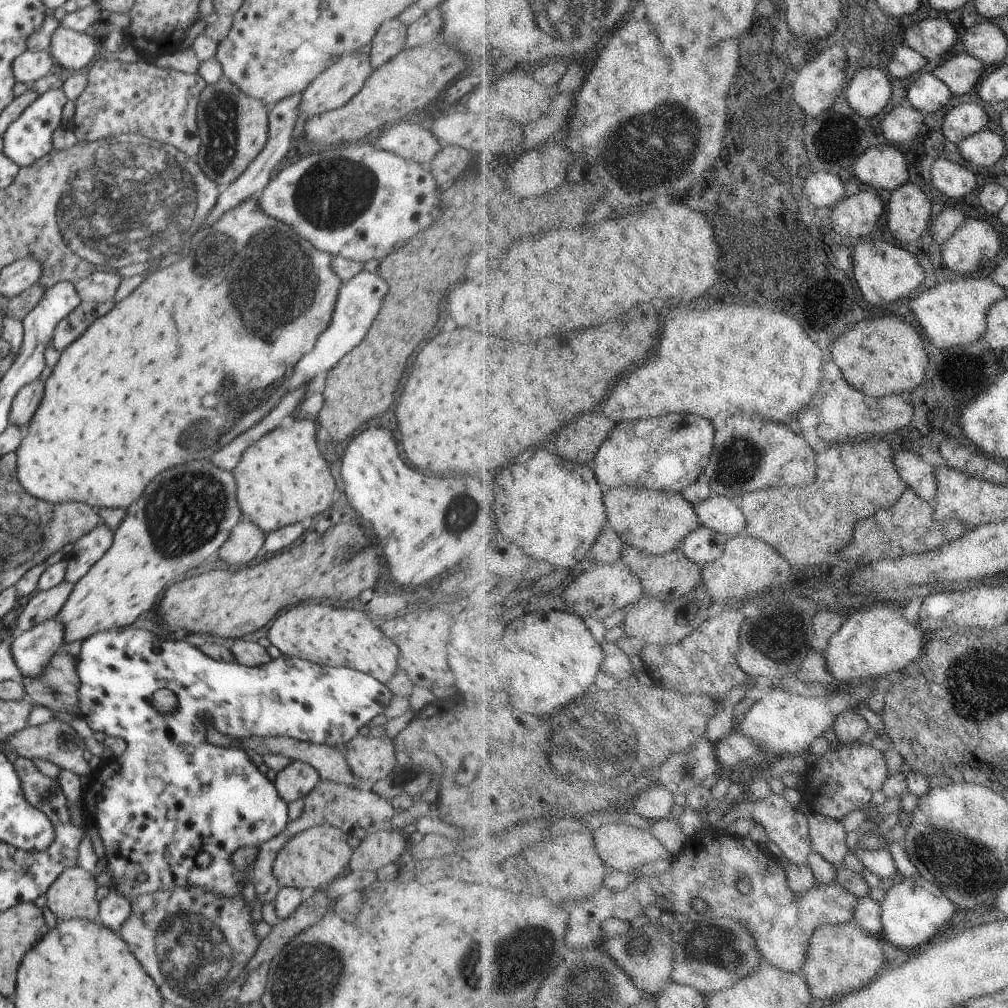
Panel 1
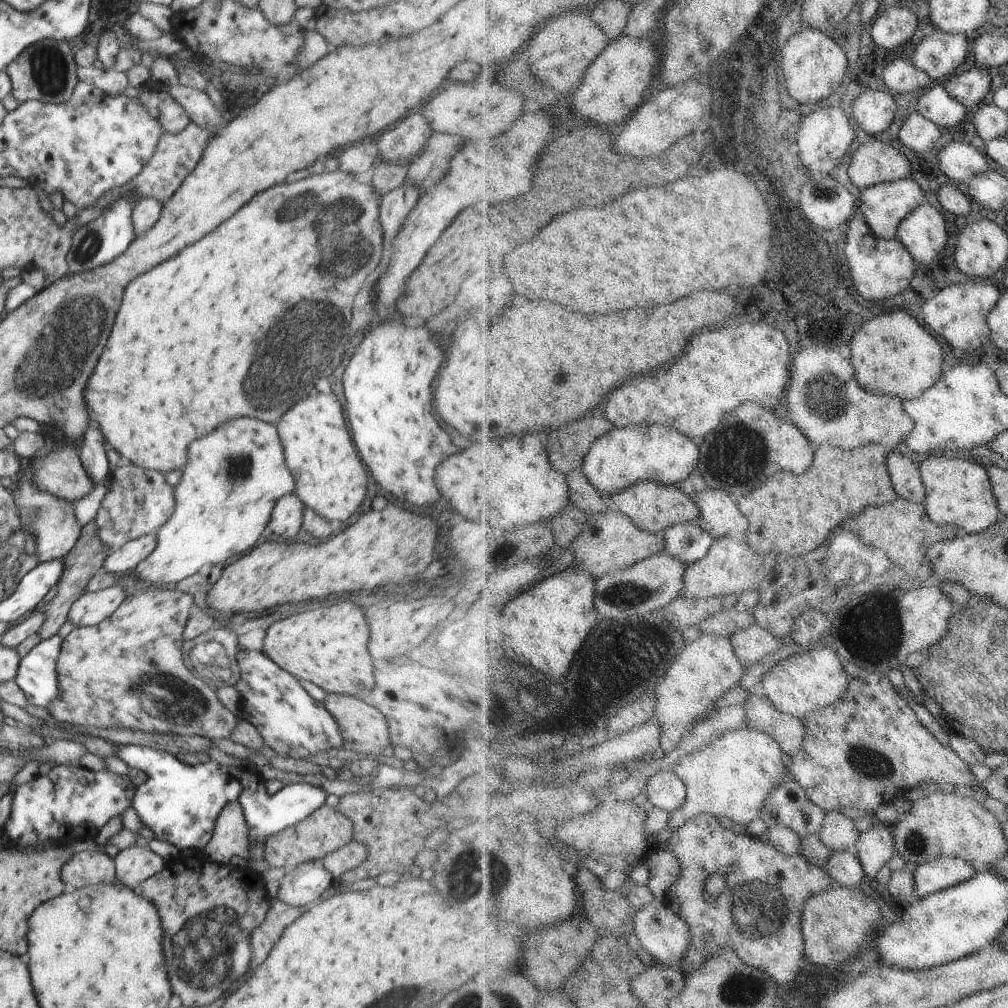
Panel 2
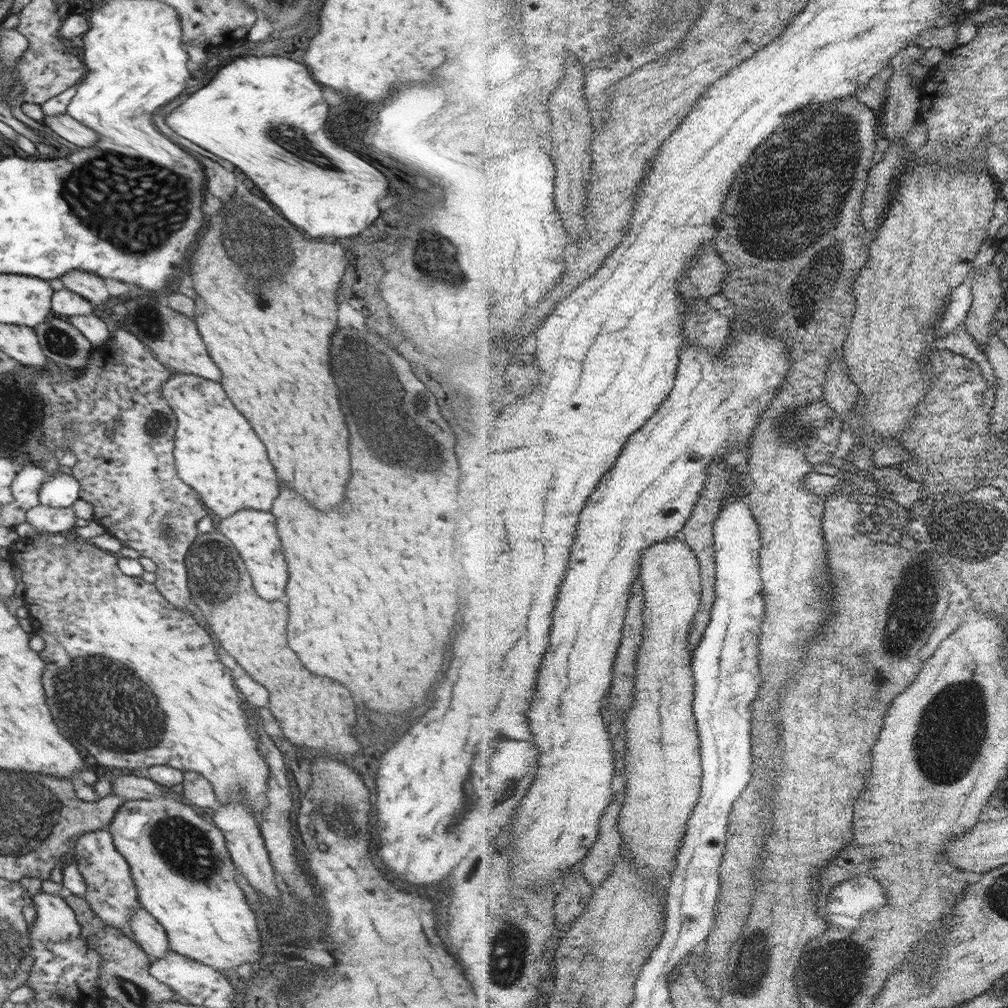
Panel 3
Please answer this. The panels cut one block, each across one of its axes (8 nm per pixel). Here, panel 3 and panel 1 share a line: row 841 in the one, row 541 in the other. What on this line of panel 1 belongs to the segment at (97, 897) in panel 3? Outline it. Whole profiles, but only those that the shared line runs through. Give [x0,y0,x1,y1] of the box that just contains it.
[66,520,114,583]

